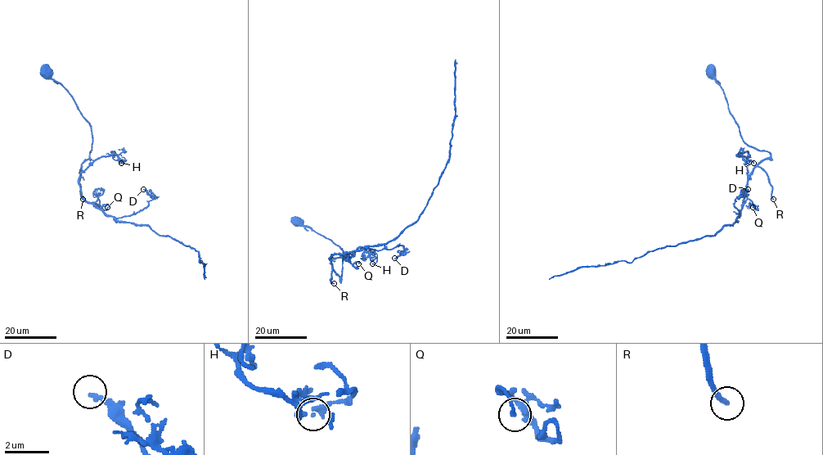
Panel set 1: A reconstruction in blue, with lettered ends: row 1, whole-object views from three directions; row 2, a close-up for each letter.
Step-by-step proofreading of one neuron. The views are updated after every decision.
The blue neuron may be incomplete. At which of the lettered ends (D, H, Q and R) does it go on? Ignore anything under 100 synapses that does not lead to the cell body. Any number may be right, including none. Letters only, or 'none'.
none

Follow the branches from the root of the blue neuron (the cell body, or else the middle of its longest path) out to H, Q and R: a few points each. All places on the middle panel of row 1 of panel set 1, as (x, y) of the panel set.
H: (296, 222), (343, 250), (340, 281), (330, 258), (349, 258), (362, 248), (376, 259), (372, 263)
Q: (296, 222), (343, 250), (340, 281), (330, 264), (332, 255), (344, 254), (350, 263), (358, 263)
R: (296, 222), (308, 226), (343, 250), (341, 279), (340, 281), (332, 268), (330, 281), (334, 283)

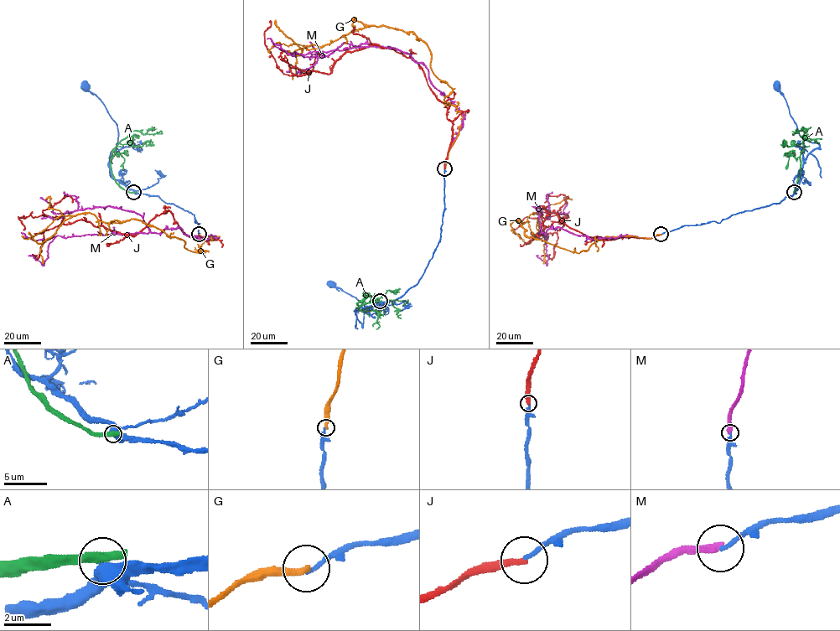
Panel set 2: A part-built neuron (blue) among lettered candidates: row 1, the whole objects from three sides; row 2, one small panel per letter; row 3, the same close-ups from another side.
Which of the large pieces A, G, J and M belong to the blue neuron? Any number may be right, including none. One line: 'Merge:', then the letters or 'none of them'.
Merge: M

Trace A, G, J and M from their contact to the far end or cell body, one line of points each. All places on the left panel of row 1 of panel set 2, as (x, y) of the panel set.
A: (133, 192), (123, 189), (115, 180), (111, 167), (112, 150), (134, 131), (143, 134), (156, 132)
G: (199, 234), (215, 237), (199, 243), (204, 253), (137, 219), (106, 223), (90, 213), (40, 243), (28, 232)
J: (199, 235), (206, 239), (189, 236), (169, 211), (134, 236), (42, 215), (18, 217), (23, 230)
M: (199, 234), (218, 238), (187, 235), (178, 227), (158, 233), (57, 235), (48, 245), (44, 264), (28, 256)

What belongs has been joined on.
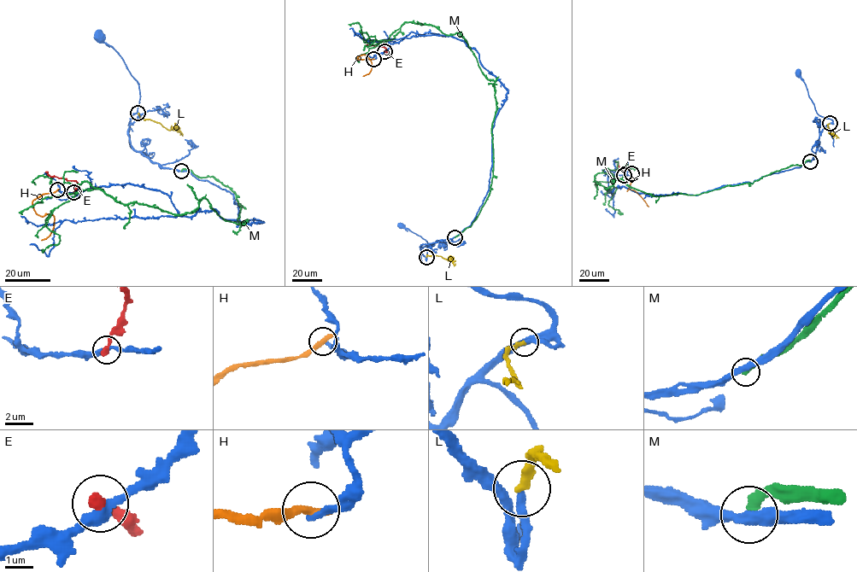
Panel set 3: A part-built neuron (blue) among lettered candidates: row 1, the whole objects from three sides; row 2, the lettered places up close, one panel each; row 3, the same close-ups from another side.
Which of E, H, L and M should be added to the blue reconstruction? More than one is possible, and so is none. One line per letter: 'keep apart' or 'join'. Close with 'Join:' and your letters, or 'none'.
E: keep apart
H: keep apart
L: join
M: keep apart
Join: L

